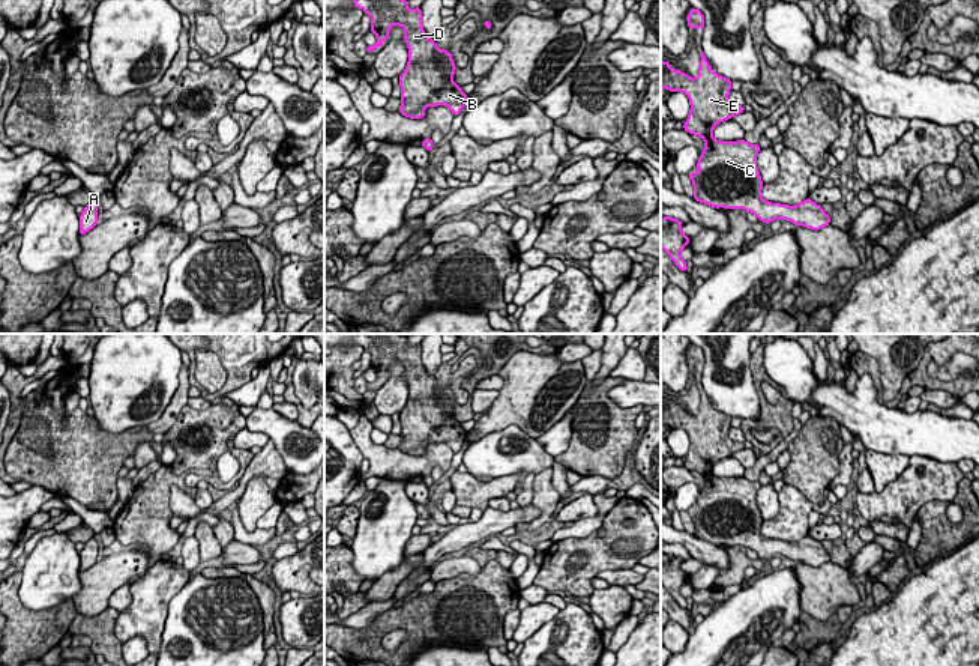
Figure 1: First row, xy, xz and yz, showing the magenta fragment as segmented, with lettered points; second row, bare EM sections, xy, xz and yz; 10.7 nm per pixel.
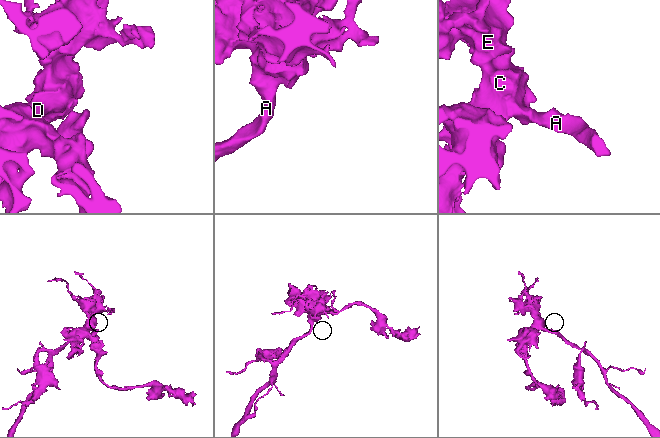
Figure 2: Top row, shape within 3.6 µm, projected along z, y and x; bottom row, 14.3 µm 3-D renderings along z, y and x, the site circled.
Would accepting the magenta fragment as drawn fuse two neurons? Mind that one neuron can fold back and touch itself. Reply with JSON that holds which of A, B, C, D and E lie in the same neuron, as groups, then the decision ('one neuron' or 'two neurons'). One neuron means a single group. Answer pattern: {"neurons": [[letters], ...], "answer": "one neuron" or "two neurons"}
{"neurons": [["A", "B", "C", "D", "E"]], "answer": "one neuron"}

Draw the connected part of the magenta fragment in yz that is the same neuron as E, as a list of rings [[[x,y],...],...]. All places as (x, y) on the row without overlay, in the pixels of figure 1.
[[[703,388],[697,415],[661,397],[662,425],[683,428],[689,434],[691,448],[683,466],[704,477],[698,508],[688,510],[695,528],[694,537],[716,546],[745,546],[766,561],[787,556],[811,567],[830,561],[830,553],[809,534],[796,543],[770,540],[761,534],[764,520],[757,505],[760,481],[719,478],[712,472],[718,460],[743,450],[745,443],[730,439],[731,416],[718,412]]]

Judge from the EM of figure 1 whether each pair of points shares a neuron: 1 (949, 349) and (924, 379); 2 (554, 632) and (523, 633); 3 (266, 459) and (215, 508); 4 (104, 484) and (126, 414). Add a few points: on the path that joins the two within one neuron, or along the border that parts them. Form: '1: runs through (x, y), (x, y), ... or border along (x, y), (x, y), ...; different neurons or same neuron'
1: runs through (939, 352), (922, 369); same neuron
2: border along (560, 609), (523, 642); different neurons
3: runs through (253, 472), (228, 498); same neuron
4: border along (93, 417), (104, 429), (111, 432), (146, 426); different neurons

